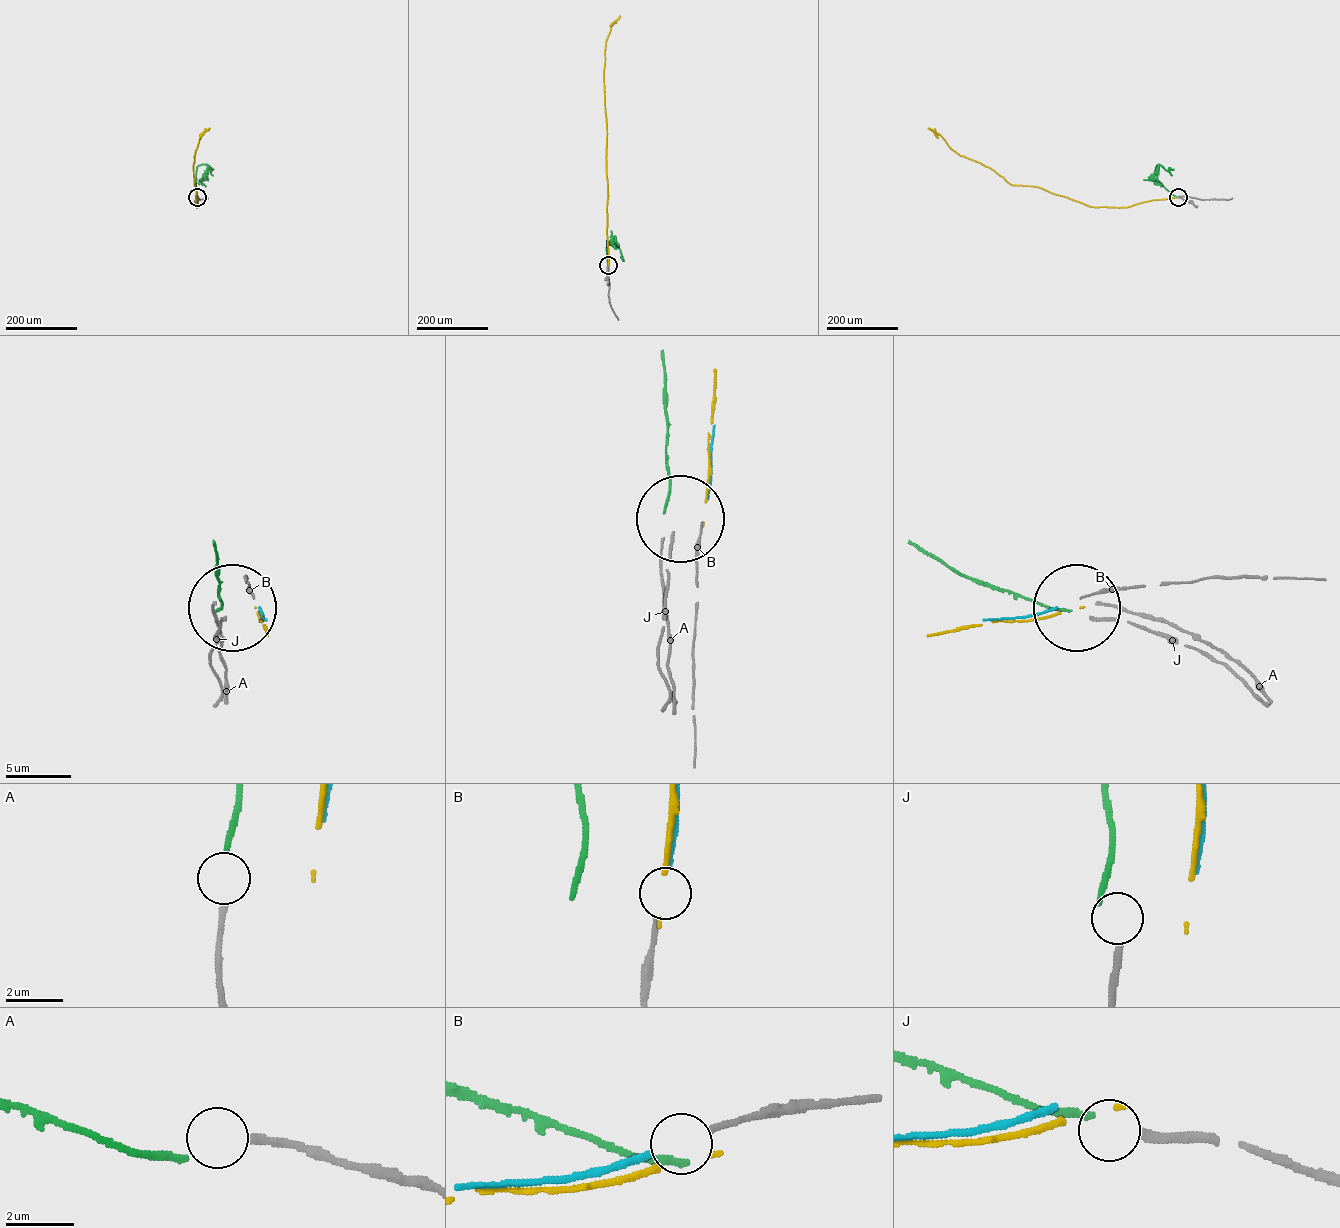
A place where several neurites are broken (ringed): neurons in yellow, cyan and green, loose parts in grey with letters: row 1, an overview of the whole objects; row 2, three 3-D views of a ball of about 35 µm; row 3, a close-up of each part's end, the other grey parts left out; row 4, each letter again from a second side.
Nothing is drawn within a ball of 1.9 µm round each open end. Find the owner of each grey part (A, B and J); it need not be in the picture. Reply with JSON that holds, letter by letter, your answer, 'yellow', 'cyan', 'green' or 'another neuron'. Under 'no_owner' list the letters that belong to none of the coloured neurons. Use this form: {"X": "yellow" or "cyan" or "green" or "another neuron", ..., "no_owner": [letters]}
{"A": "another neuron", "B": "another neuron", "J": "another neuron", "no_owner": ["A", "B", "J"]}

